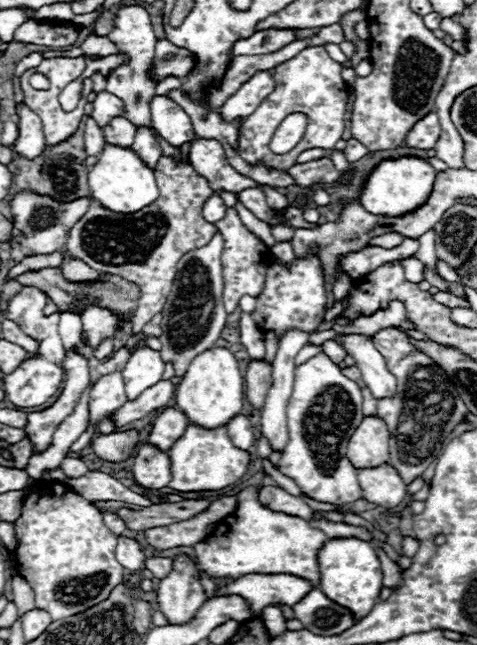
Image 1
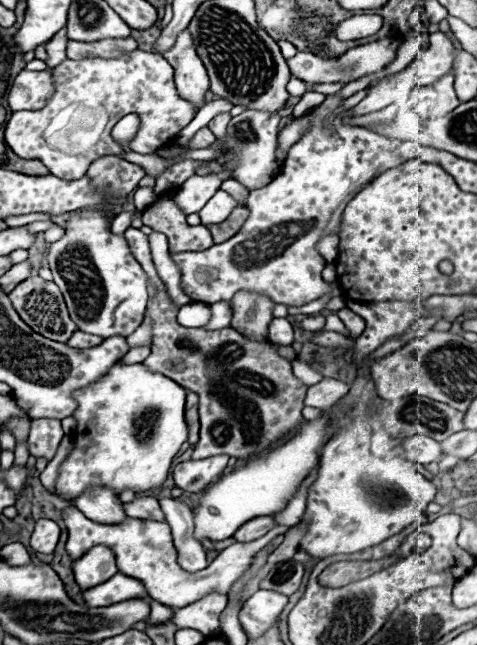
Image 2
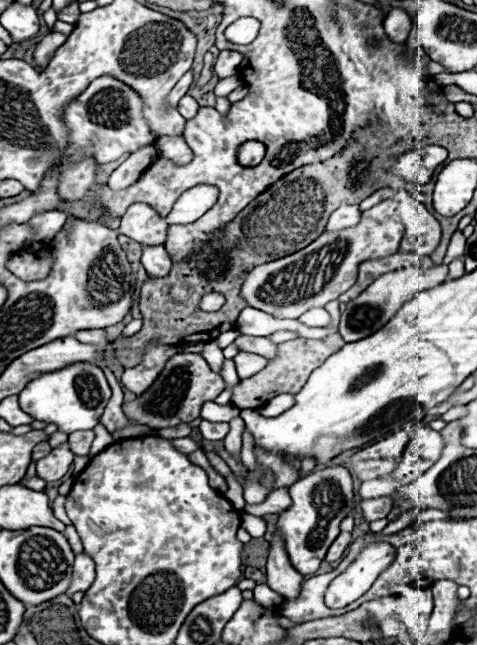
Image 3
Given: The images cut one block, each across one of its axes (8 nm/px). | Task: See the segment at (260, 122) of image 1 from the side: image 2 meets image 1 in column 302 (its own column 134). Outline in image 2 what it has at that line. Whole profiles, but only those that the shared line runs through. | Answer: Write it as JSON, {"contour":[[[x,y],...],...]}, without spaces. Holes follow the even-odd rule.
{"contour":[[[134,50],[130,54],[122,54],[116,58],[86,58],[86,60],[64,60],[62,64],[52,68],[54,76],[54,94],[40,110],[20,110],[14,112],[12,118],[6,124],[6,144],[18,152],[24,160],[40,160],[50,174],[64,178],[64,180],[78,180],[86,174],[88,166],[102,158],[102,156],[118,156],[122,154],[122,146],[114,142],[112,128],[114,124],[126,116],[126,114],[138,114],[140,128],[136,136],[128,142],[130,150],[140,154],[152,154],[164,144],[174,144],[172,138],[178,136],[178,132],[190,124],[190,120],[196,114],[196,106],[184,100],[172,80],[172,68],[170,64],[154,52]]]}

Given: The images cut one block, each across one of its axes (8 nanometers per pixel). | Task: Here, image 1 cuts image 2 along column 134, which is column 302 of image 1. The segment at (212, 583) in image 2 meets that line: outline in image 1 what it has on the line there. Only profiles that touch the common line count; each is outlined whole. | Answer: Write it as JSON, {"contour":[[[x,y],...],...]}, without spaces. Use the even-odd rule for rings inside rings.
{"contour":[[[258,486],[244,488],[238,494],[238,508],[222,522],[218,522],[212,536],[194,546],[196,568],[212,578],[240,578],[246,574],[292,574],[308,580],[312,586],[318,586],[320,570],[316,552],[328,536],[318,528],[312,528],[304,518],[294,518],[264,508],[256,500],[258,490]]]}

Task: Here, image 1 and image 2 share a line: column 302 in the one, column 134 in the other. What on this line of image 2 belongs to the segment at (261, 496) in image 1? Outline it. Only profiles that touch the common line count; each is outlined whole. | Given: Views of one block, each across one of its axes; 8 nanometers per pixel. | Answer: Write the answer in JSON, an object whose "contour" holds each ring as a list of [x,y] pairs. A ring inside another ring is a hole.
{"contour":[[[136,498],[130,504],[124,504],[126,514],[130,518],[140,518],[140,520],[156,520],[162,522],[164,520],[164,512],[158,504],[156,498]]]}

